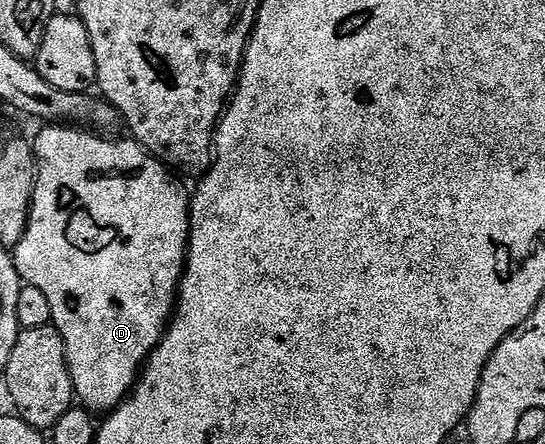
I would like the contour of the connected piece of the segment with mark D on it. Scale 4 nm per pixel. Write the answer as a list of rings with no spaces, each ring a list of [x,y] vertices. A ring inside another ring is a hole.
[[[44,125],[41,126],[41,131],[37,133],[36,139],[34,138],[34,150],[36,152],[36,188],[34,189],[34,197],[32,198],[32,208],[30,209],[30,217],[28,218],[28,228],[26,233],[22,237],[22,241],[18,245],[18,270],[20,272],[21,280],[26,281],[27,286],[33,287],[34,289],[42,289],[42,293],[46,293],[46,301],[50,301],[50,309],[52,310],[52,321],[51,326],[56,328],[56,331],[62,337],[64,342],[64,352],[68,358],[68,372],[72,378],[72,389],[75,398],[79,400],[81,404],[89,412],[97,413],[96,411],[104,411],[103,413],[111,413],[128,398],[131,390],[136,385],[137,379],[142,374],[142,368],[148,361],[149,355],[152,354],[152,350],[160,344],[161,339],[164,337],[164,332],[167,331],[169,322],[174,314],[174,308],[178,298],[178,288],[180,286],[181,279],[184,278],[186,270],[186,260],[188,258],[188,217],[190,214],[190,195],[186,190],[183,191],[180,188],[180,183],[175,179],[177,176],[173,174],[171,170],[165,164],[161,163],[160,160],[156,159],[141,143],[136,142],[131,137],[125,137],[125,139],[112,139],[116,137],[105,137],[103,134],[97,133],[92,129],[85,129],[79,125]]]

